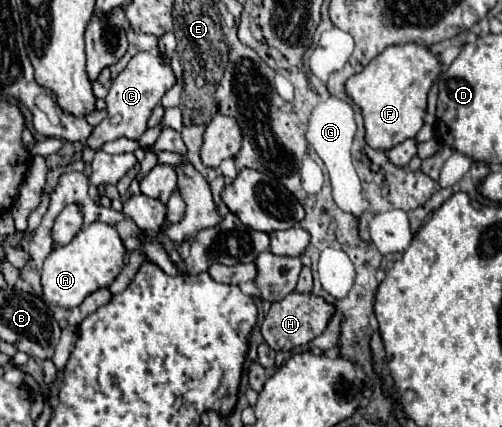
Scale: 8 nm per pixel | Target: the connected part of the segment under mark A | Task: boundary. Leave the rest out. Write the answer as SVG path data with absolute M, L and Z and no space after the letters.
M103 222L89 224L87 228L81 228L79 234L69 244L55 246L53 252L47 256L41 272L43 298L55 306L75 308L91 292L99 288L109 288L111 282L123 270L125 258L127 258L127 248L123 248L123 240L119 238L113 226Z

